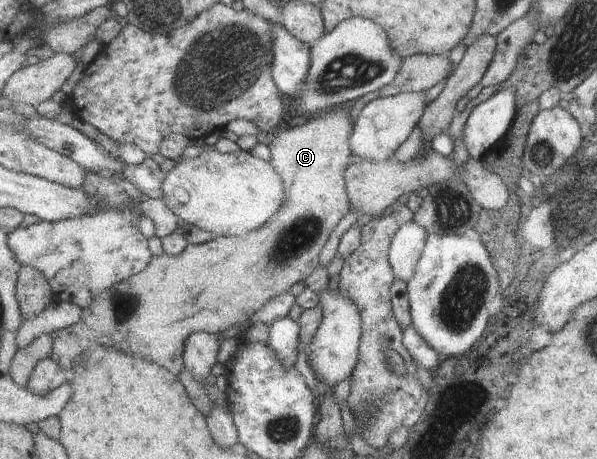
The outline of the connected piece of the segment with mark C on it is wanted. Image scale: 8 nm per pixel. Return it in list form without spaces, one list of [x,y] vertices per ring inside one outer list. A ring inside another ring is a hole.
[[[335,108],[274,137],[270,144],[273,154],[270,162],[283,178],[286,197],[271,222],[243,236],[225,236],[202,245],[187,245],[185,252],[177,256],[167,253],[154,256],[143,272],[105,290],[91,304],[91,308],[83,309],[83,316],[77,324],[58,330],[53,335],[53,354],[50,358],[71,372],[75,360],[83,353],[91,352],[96,346],[109,344],[117,350],[125,350],[127,354],[151,358],[161,366],[167,366],[175,376],[181,376],[185,369],[183,352],[191,334],[206,332],[217,335],[236,326],[248,325],[251,318],[267,306],[269,300],[291,292],[293,286],[304,283],[313,270],[320,266],[321,250],[329,242],[339,222],[349,214],[350,195],[344,174],[352,164],[349,155],[353,155],[353,152],[349,142],[353,130],[349,111]]]

